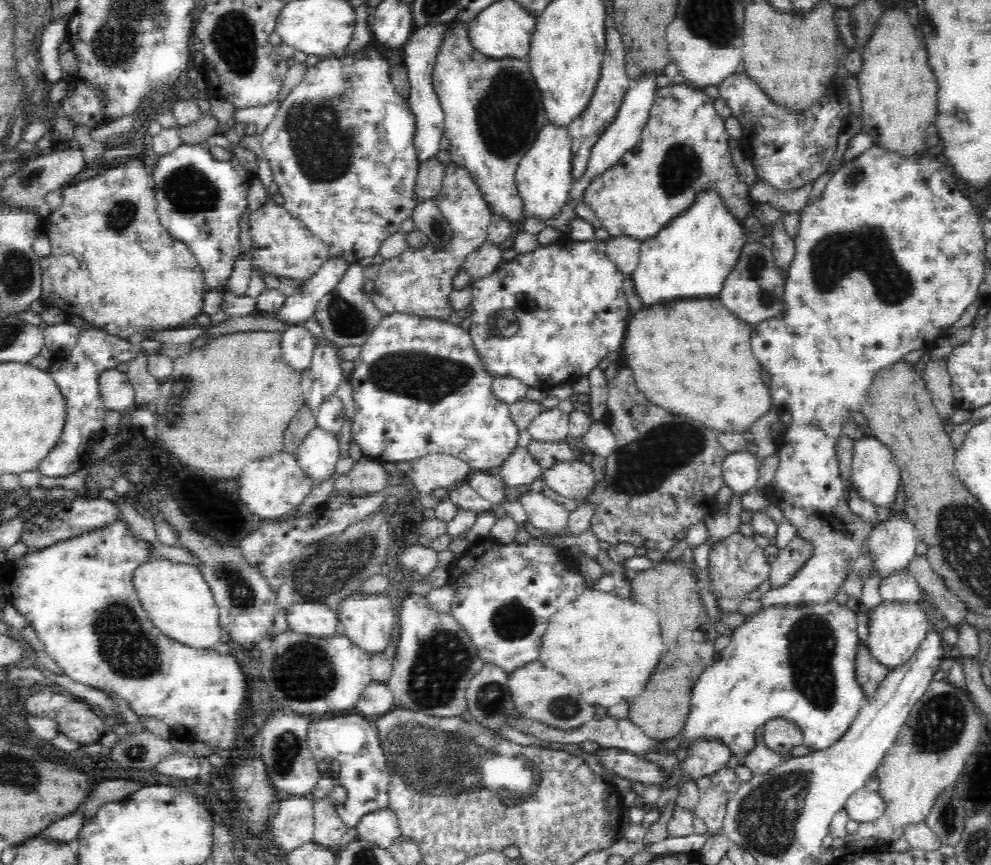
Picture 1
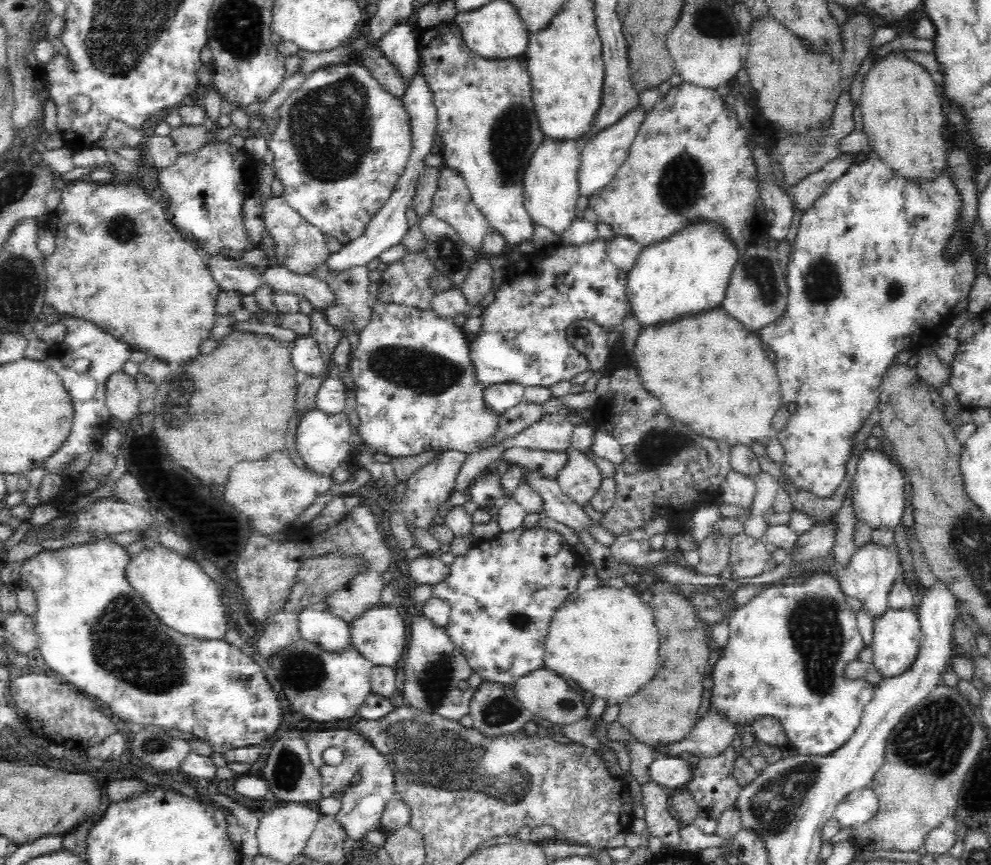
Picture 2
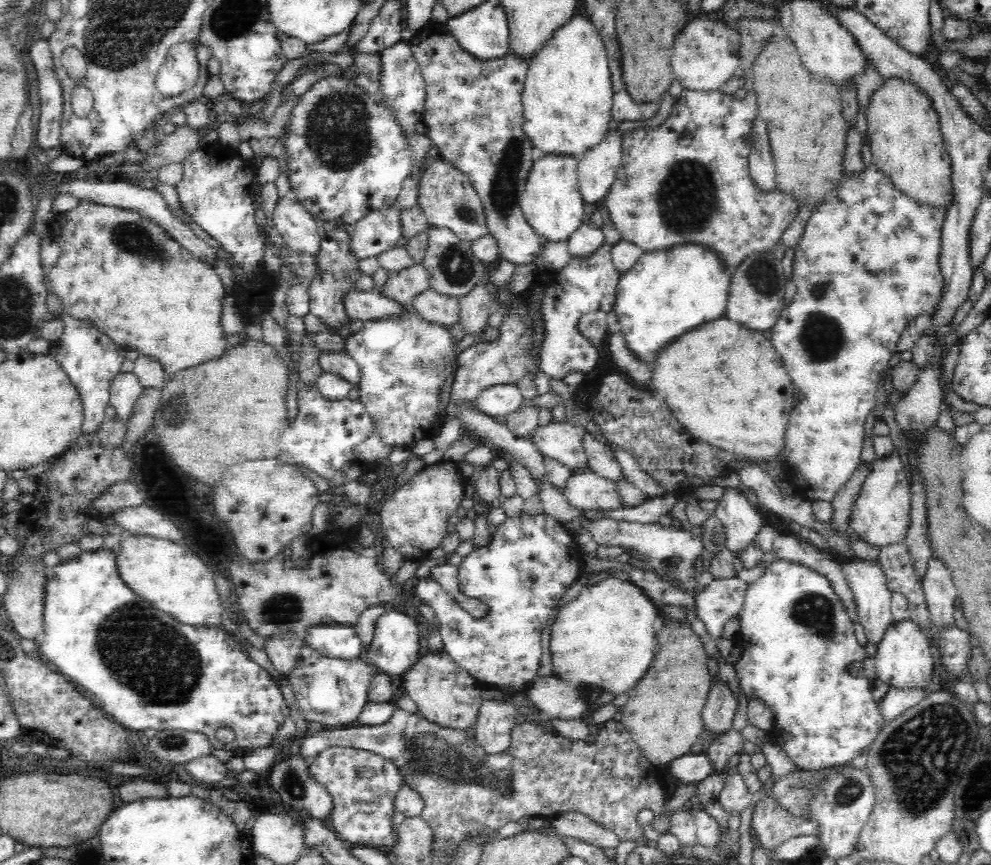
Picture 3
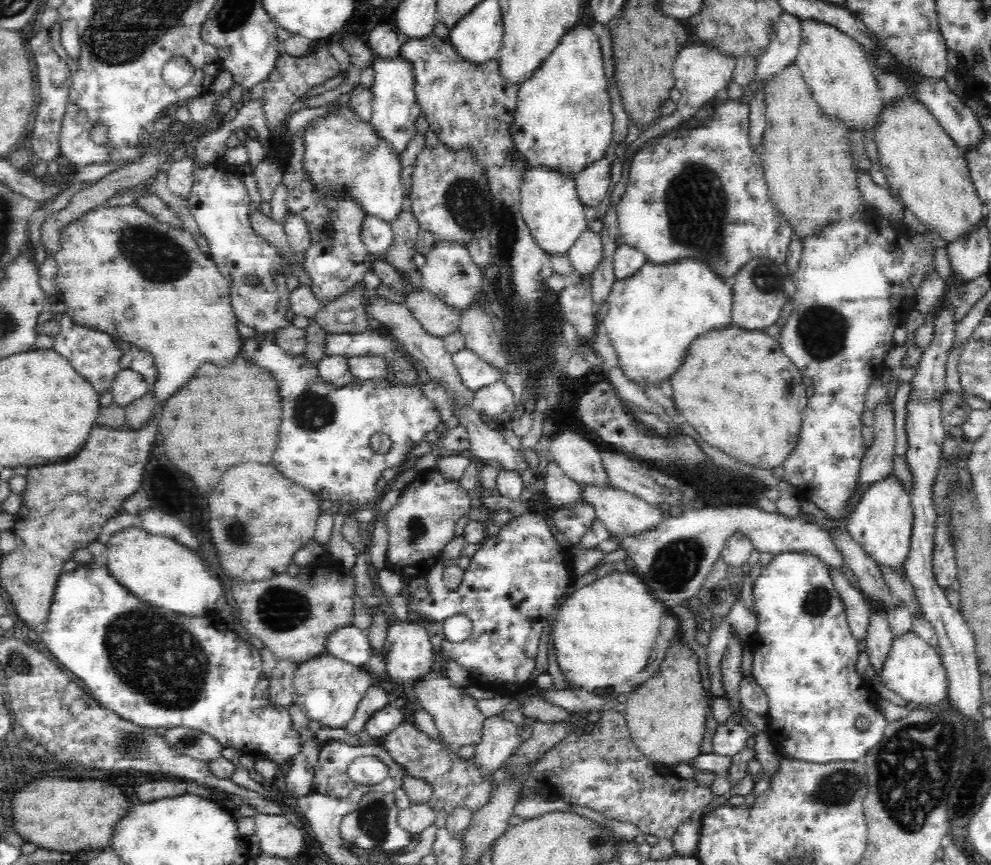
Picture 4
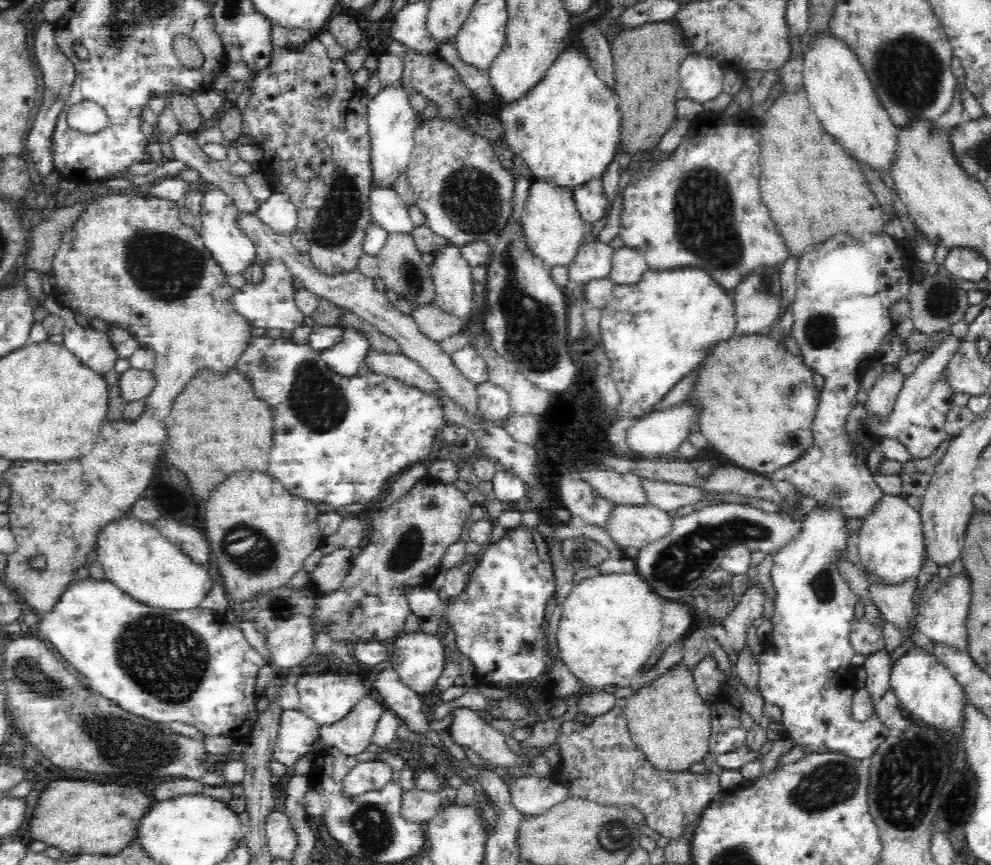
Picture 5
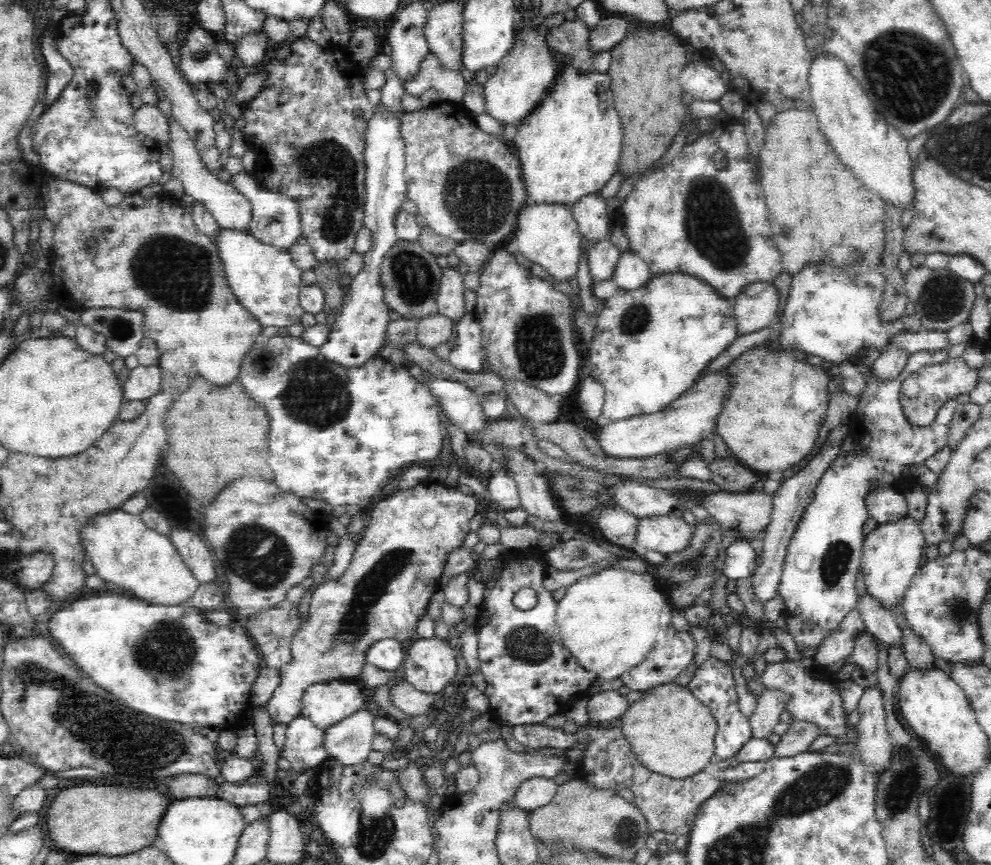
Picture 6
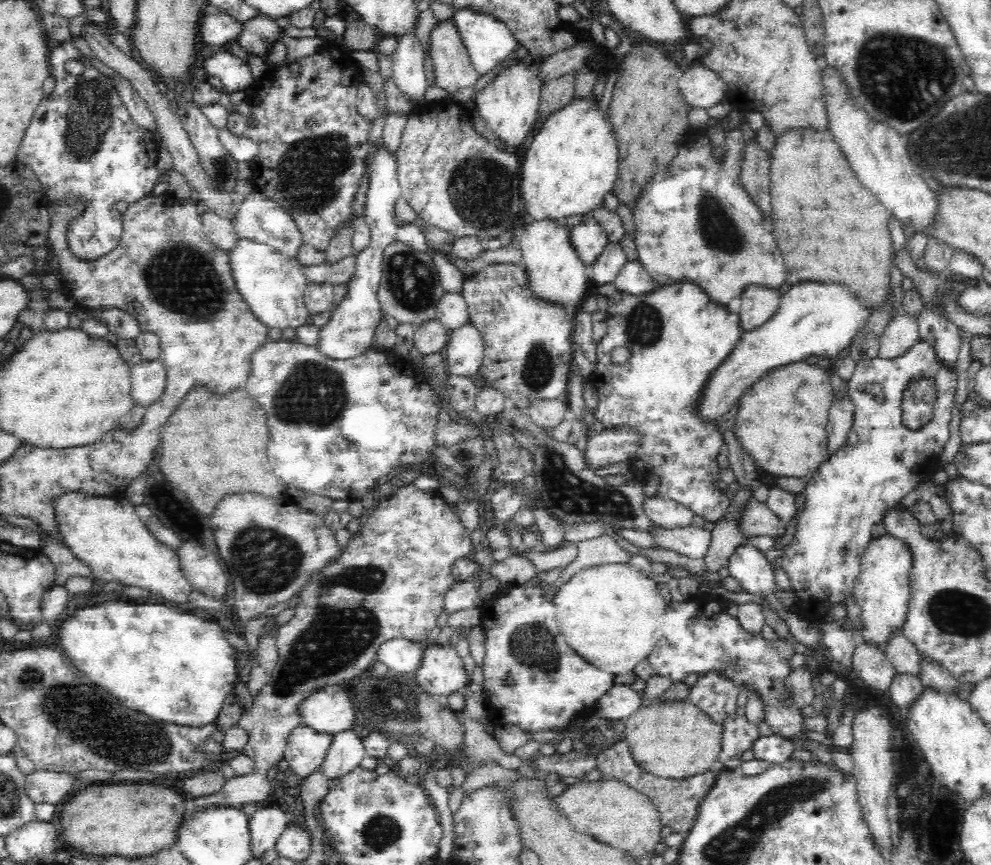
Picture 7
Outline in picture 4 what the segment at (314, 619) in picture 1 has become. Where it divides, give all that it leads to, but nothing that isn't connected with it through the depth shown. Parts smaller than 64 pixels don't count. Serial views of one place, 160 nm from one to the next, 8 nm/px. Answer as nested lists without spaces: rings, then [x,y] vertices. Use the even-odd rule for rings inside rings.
[[[351,624],[332,632],[325,650],[352,666],[361,667],[372,658],[374,648],[368,641],[367,633]]]

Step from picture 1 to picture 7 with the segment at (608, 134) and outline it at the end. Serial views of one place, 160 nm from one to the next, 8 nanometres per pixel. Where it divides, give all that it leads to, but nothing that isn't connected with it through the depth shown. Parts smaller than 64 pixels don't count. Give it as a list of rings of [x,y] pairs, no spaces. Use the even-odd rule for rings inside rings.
[[[591,214],[582,215],[582,221],[569,230],[569,239],[576,256],[584,266],[592,266],[609,243],[606,231]]]

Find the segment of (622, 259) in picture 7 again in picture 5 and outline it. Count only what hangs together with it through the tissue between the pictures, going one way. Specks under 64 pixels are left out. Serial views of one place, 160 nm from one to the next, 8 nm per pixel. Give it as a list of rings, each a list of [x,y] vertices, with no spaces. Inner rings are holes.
[[[598,239],[582,243],[574,261],[568,266],[571,284],[586,284],[589,280],[608,278],[614,252],[614,248]]]

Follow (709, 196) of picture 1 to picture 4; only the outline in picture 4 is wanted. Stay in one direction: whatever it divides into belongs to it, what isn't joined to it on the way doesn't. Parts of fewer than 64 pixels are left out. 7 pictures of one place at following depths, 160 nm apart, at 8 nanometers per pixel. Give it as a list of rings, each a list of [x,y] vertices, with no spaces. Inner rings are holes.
[[[691,258],[672,262],[672,266],[646,261],[632,276],[614,281],[608,295],[609,311],[600,320],[604,326],[608,345],[616,352],[619,368],[624,376],[644,393],[648,386],[660,386],[670,381],[674,370],[678,373],[685,364],[690,344],[712,330],[732,326],[733,290],[709,266]]]

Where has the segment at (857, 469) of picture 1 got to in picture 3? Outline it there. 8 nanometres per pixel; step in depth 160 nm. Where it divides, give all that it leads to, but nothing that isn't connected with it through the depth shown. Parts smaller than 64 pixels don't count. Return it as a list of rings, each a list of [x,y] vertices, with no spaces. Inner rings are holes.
[[[892,454],[888,459],[875,462],[872,473],[862,484],[862,490],[852,505],[848,517],[848,530],[862,542],[874,548],[886,548],[892,544],[900,544],[909,527],[910,509],[911,500],[906,472],[904,472],[899,456]]]

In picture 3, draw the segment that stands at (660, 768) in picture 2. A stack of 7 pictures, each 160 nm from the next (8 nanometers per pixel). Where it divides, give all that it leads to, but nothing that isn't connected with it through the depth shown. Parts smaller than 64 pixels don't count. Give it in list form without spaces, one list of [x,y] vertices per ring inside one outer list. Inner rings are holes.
[[[688,753],[672,760],[665,768],[669,778],[675,779],[676,784],[692,784],[712,775],[712,761],[703,753]]]

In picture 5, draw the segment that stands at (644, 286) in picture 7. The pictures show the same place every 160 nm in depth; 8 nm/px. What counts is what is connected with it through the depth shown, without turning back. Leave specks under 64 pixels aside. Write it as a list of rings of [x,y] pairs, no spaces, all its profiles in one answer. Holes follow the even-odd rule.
[[[624,246],[616,249],[612,255],[609,277],[617,285],[632,285],[640,282],[648,269],[648,263],[641,252]]]

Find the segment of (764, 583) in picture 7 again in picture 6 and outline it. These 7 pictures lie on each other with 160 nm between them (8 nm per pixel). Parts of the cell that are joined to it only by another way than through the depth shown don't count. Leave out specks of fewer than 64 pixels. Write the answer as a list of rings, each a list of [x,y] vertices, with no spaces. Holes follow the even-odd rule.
[[[736,541],[726,548],[724,575],[728,579],[751,578],[756,572],[757,554],[749,541]]]

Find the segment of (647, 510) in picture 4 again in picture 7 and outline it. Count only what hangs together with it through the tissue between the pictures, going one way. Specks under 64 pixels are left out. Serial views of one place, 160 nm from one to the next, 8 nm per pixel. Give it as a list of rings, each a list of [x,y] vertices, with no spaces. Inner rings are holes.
[[[694,525],[678,530],[658,528],[652,532],[661,548],[668,549],[689,558],[704,558],[710,548],[711,532]]]

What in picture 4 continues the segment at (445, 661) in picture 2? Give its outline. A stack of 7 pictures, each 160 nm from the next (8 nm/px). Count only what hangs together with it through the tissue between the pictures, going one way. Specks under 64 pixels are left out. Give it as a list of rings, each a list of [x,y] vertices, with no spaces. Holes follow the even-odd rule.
[[[434,671],[426,674],[412,687],[416,702],[432,716],[440,738],[445,744],[458,750],[462,746],[478,746],[482,742],[485,717],[477,707],[477,700],[468,694],[467,687],[458,688],[446,675]]]

